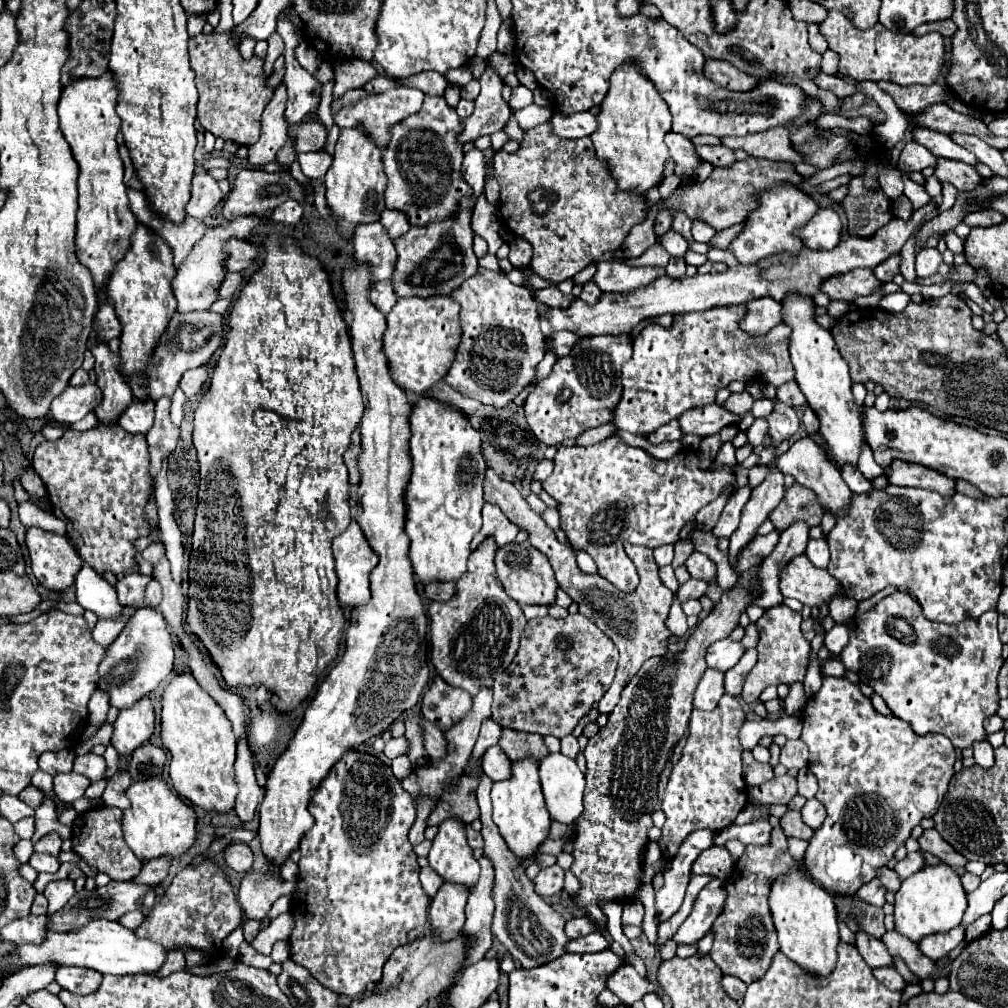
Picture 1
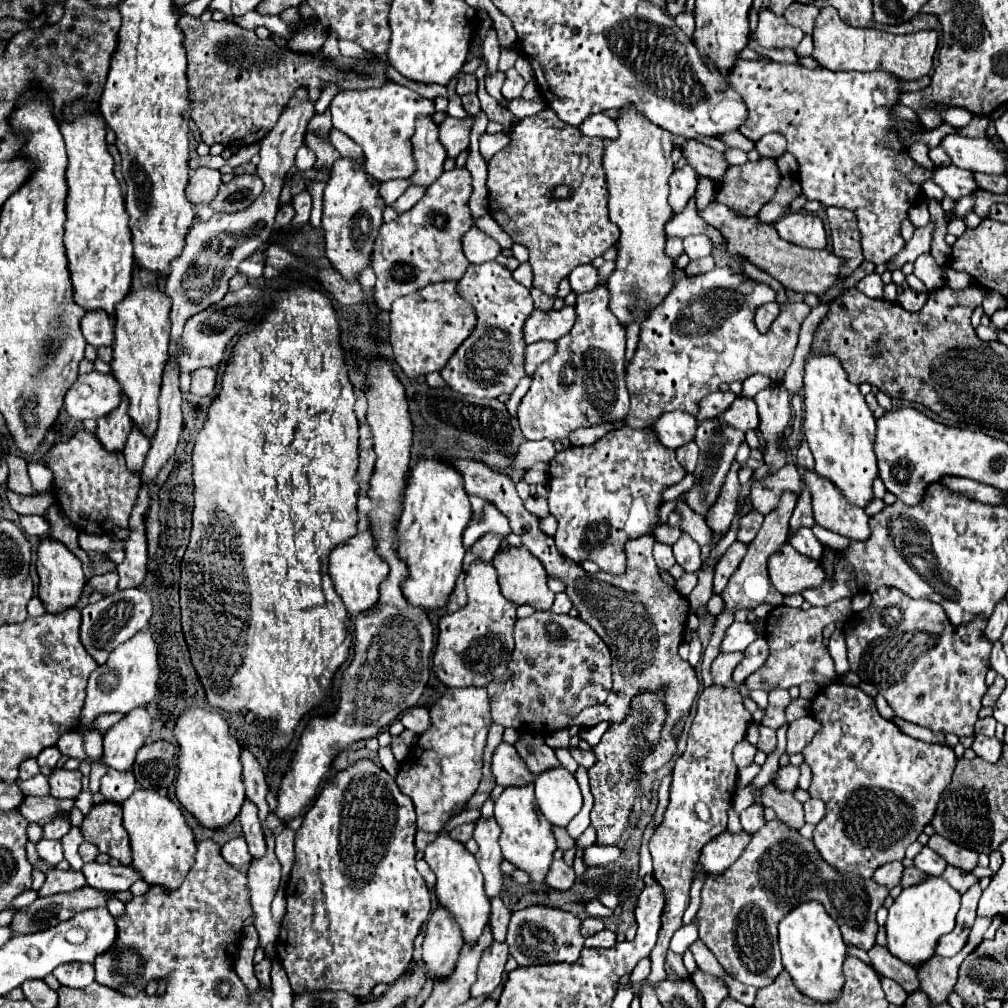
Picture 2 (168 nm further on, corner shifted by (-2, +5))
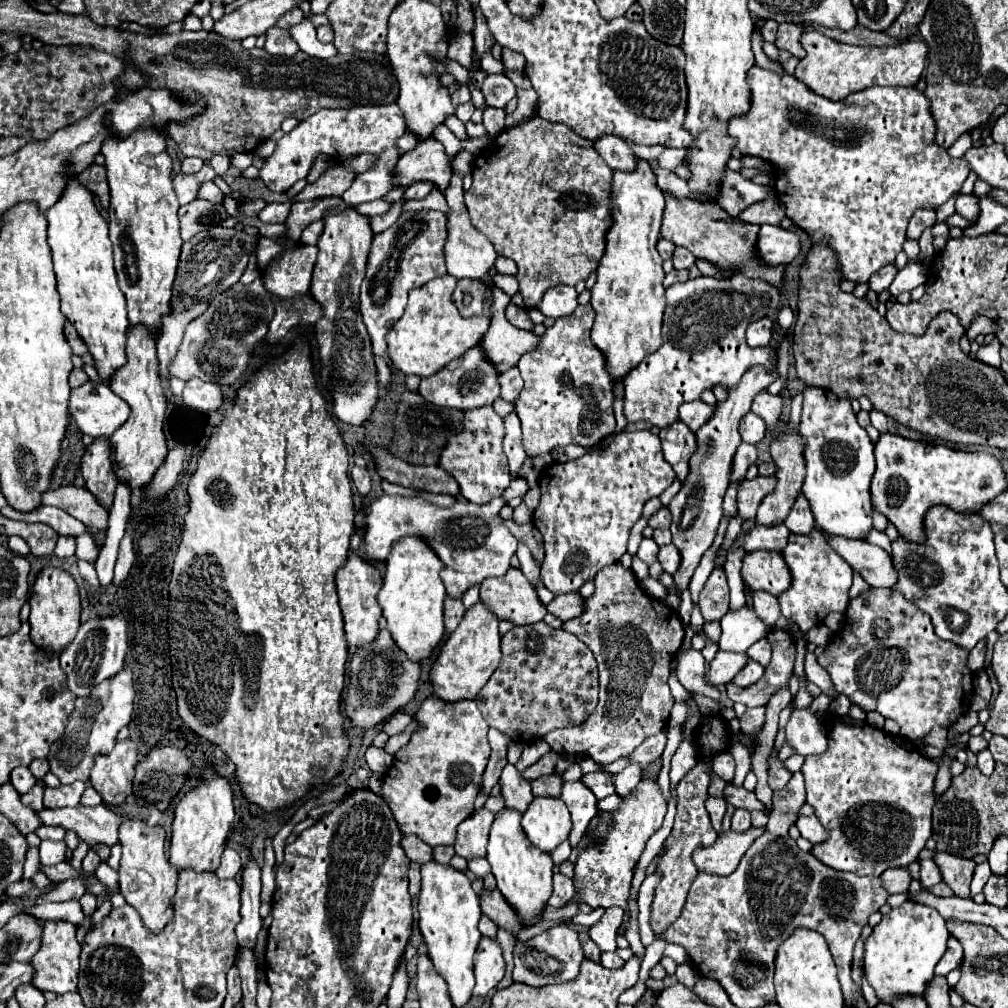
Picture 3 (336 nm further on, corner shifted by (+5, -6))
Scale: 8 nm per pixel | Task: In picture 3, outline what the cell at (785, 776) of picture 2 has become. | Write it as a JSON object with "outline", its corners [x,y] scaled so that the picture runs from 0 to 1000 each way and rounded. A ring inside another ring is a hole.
{"outline":[[[764,750],[764,764],[762,764],[762,778],[766,784],[776,784],[784,774],[784,766],[778,762],[778,758],[770,752]]]}

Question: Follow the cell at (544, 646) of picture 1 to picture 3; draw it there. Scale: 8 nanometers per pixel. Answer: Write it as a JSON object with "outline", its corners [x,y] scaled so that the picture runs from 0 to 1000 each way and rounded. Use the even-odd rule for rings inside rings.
{"outline":[[[532,617],[528,621],[510,621],[498,631],[498,657],[488,669],[484,679],[472,690],[474,702],[486,722],[496,724],[506,734],[526,736],[538,732],[546,724],[577,718],[591,702],[593,694],[593,663],[587,647],[579,637],[571,635],[565,627],[550,625],[542,617]]]}

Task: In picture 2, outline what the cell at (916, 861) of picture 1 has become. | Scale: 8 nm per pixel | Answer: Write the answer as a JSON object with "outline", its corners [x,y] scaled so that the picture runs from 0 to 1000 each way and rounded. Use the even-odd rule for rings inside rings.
{"outline":[[[916,840],[916,844],[908,850],[908,860],[910,860],[910,862],[914,862],[914,864],[918,864],[920,868],[932,870],[932,868],[938,864],[939,856],[938,856],[938,852],[936,852],[936,850],[932,850],[926,842]]]}

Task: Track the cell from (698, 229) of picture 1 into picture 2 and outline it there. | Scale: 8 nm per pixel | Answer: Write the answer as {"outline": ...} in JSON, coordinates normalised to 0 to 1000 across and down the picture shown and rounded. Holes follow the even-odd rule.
{"outline":[[[693,176],[693,186],[691,186],[691,191],[689,191],[689,197],[691,197],[691,205],[697,205],[701,199],[705,199],[709,193],[709,182],[703,178],[703,176]]]}

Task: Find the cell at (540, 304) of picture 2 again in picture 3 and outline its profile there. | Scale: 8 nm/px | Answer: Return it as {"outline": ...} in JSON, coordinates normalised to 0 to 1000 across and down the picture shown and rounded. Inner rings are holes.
{"outline":[[[510,300],[504,302],[504,306],[502,306],[502,315],[504,315],[510,323],[514,323],[514,325],[520,325],[520,327],[528,327],[528,325],[530,325],[530,319],[526,317],[524,308],[512,304]]]}

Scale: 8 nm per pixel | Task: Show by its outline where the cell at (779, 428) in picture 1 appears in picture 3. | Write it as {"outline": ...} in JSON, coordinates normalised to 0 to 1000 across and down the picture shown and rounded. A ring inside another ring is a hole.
{"outline":[[[756,387],[746,399],[746,409],[752,411],[760,419],[760,423],[768,423],[776,409],[776,397],[774,393],[766,393],[760,387]]]}

